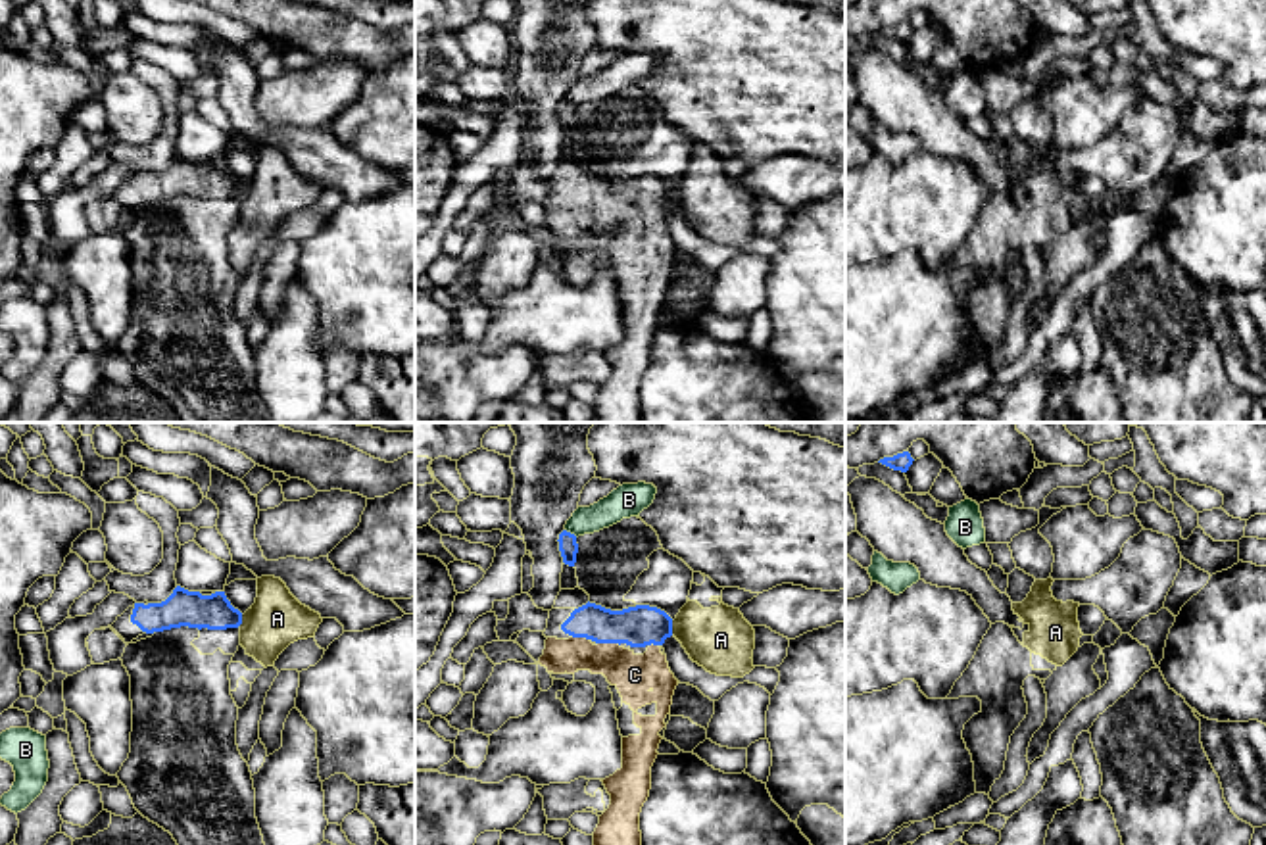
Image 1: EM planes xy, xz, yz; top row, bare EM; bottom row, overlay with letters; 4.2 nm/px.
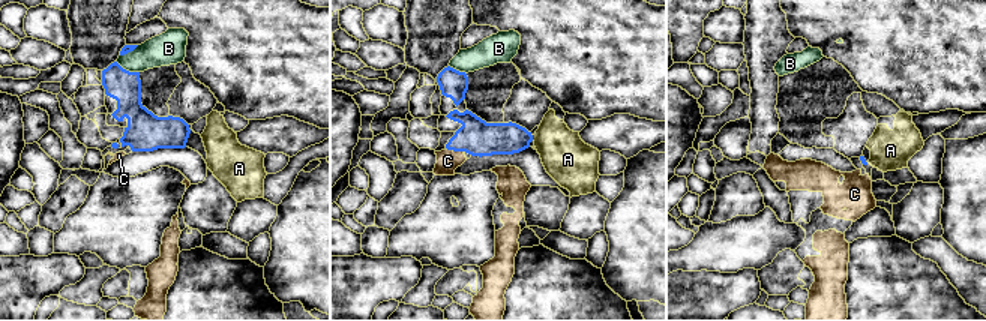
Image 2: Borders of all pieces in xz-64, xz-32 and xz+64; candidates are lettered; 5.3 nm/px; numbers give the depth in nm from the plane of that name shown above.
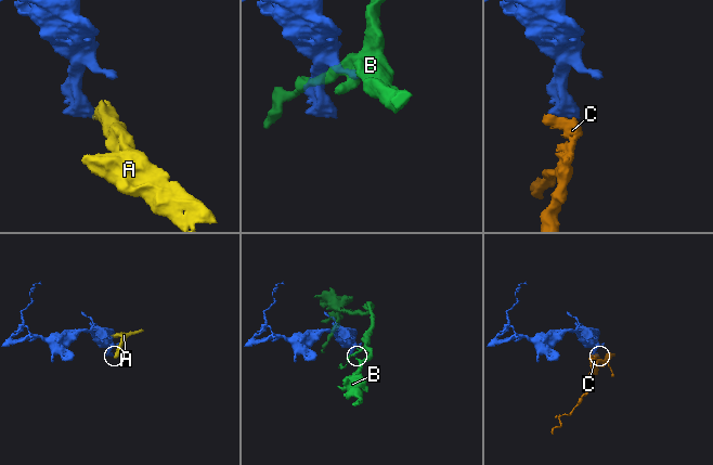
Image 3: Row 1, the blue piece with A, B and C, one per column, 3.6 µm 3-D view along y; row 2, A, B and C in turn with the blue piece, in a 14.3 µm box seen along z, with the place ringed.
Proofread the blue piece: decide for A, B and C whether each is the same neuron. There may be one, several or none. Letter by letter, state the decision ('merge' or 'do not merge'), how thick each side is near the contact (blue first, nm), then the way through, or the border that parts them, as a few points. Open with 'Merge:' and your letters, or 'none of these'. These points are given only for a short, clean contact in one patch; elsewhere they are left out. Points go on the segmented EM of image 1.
Merge: C
A: do not merge; calibres 170 and 280 nm; border xz (671, 621), (673, 634)
B: do not merge; calibres 80 and 130 nm; border xz (565, 529), (577, 536)
C: merge; calibres 170 and 180 nm

